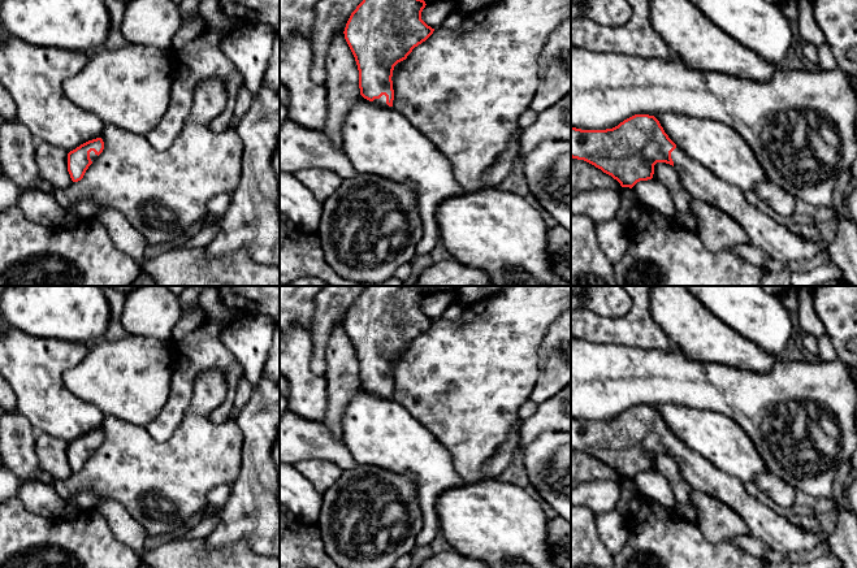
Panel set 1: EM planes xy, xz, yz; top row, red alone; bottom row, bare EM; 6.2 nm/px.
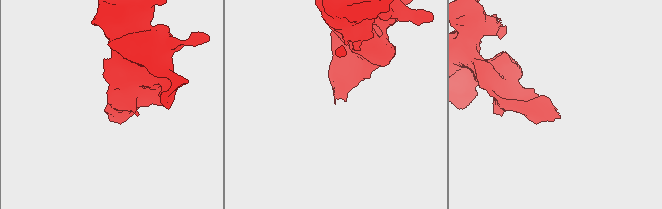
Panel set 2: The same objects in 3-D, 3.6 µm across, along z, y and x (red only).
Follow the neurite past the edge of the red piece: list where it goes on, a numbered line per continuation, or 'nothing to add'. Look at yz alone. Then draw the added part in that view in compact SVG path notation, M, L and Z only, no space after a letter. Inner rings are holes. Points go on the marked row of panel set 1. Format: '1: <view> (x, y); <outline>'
1: yz (780, 245); M680 148L671 152L680 182L693 199L711 204L732 217L745 231L748 242L771 260L793 264L818 255L827 256L828 243L804 240L745 199L744 191L718 179L709 169L692 160Z

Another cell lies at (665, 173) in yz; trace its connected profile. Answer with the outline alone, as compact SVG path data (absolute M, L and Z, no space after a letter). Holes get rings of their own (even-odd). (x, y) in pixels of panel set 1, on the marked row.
M657 162L654 165L653 179L657 179L666 187L678 213L691 211L691 201L693 198L680 182L680 178L672 165Z

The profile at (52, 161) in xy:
M48 143L36 146L35 162L39 177L60 190L66 190L73 183L68 172L68 153L66 149Z

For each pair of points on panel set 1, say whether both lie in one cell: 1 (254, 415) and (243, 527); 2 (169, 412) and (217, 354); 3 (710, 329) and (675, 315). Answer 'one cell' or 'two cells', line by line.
1: one cell
2: one cell
3: one cell

